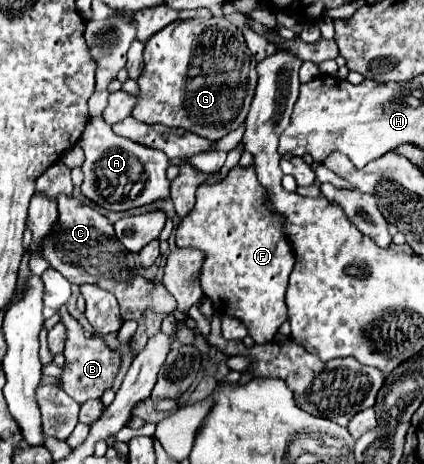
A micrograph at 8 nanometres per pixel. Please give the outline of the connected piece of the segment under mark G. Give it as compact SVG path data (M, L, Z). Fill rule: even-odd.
M216 17L174 21L174 25L166 25L162 33L156 33L154 37L150 37L150 41L146 41L144 63L146 63L144 71L136 81L140 85L136 107L132 111L132 117L136 121L148 125L160 123L166 127L178 127L196 133L208 141L218 141L230 131L244 125L258 81L256 77L258 61L250 55L242 31L238 31L230 21Z

